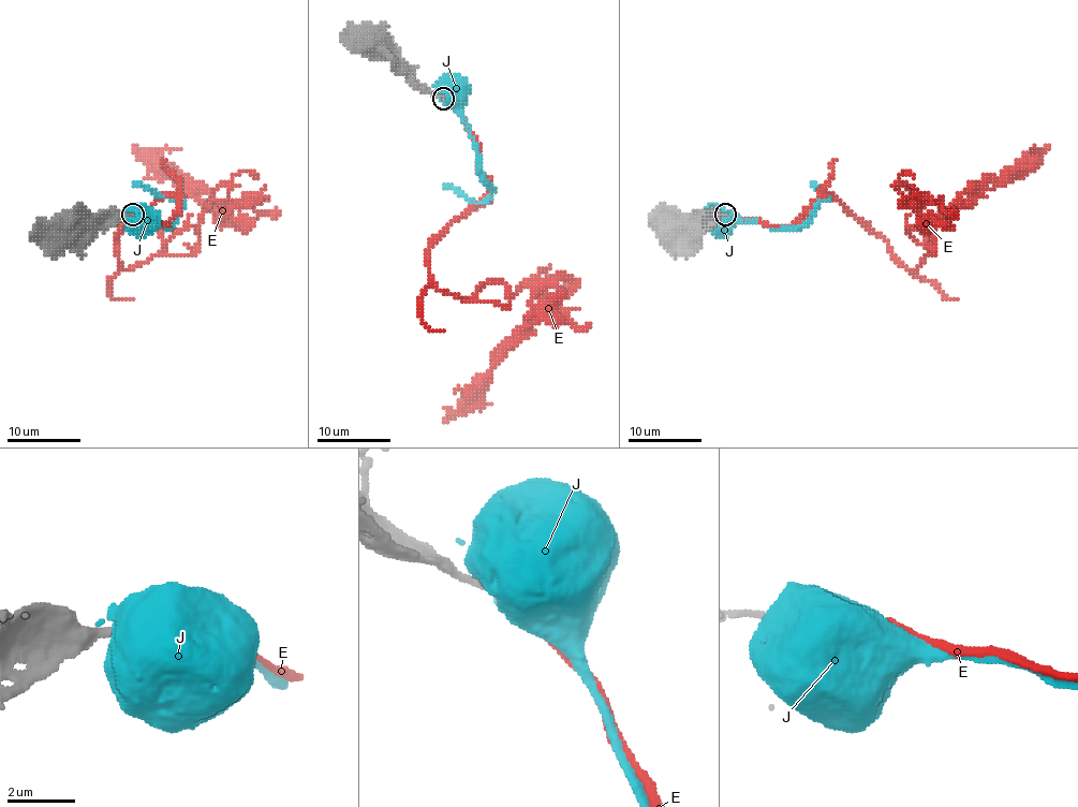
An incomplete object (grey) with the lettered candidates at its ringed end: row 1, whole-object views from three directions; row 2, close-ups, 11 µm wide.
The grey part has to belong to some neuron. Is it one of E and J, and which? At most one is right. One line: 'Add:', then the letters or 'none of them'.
Add: E

